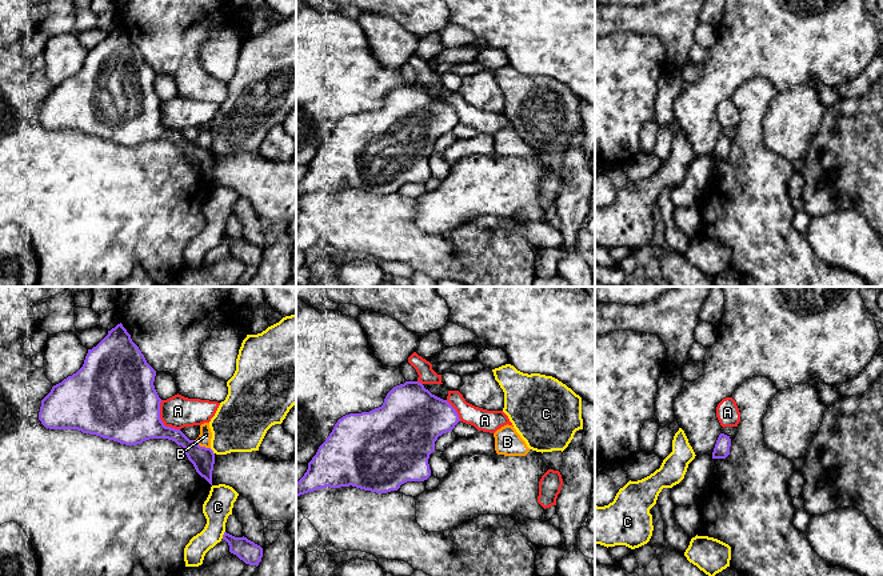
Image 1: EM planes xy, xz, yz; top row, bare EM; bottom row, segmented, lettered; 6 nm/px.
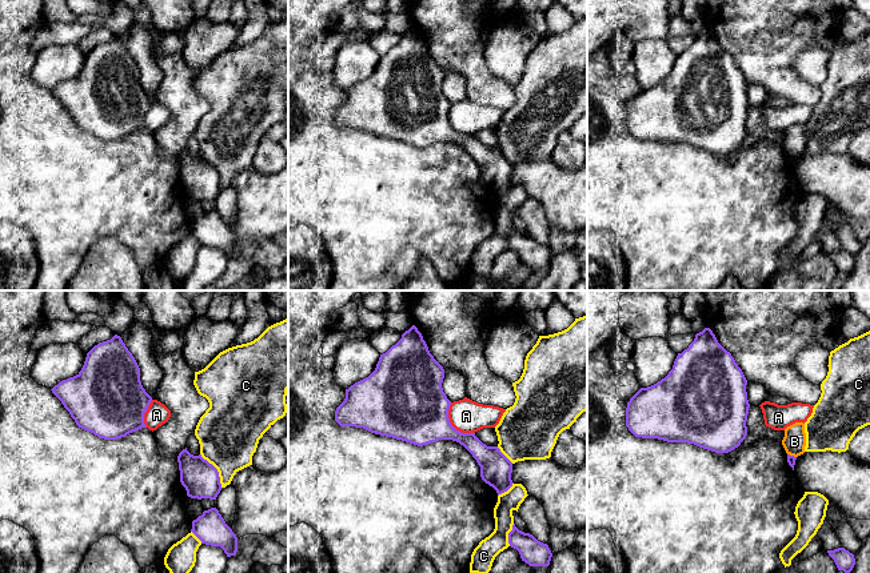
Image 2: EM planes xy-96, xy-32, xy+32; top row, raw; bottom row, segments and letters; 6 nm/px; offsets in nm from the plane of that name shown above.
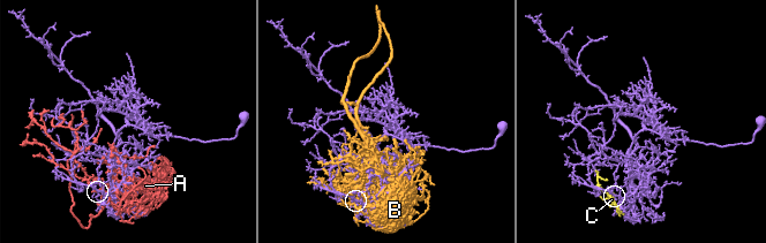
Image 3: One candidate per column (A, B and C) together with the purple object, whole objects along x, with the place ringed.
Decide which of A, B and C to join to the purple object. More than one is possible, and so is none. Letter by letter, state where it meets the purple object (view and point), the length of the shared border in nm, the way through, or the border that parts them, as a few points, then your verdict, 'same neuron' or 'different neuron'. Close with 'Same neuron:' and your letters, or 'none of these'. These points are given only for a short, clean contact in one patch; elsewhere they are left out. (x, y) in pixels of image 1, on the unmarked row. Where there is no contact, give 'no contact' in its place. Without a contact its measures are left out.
A: xy (160, 122) | 220 nm | along xy (160, 102), (160, 122), (166, 127), (179, 131) | different neuron
B: xy (202, 148) | 120 nm | different neuron
C: xy (223, 236) | 50 nm | different neuron
Same neuron: none of these

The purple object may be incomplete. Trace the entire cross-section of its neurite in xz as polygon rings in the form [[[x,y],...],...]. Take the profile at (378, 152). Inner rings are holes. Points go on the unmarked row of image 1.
[[[405,83],[393,88],[381,108],[369,113],[349,115],[335,125],[327,141],[319,148],[308,164],[304,177],[296,184],[296,197],[321,189],[356,188],[376,195],[397,192],[407,183],[424,183],[431,177],[429,156],[435,152],[435,143],[443,135],[455,129],[460,123],[456,111],[447,103],[432,96],[419,83]]]

